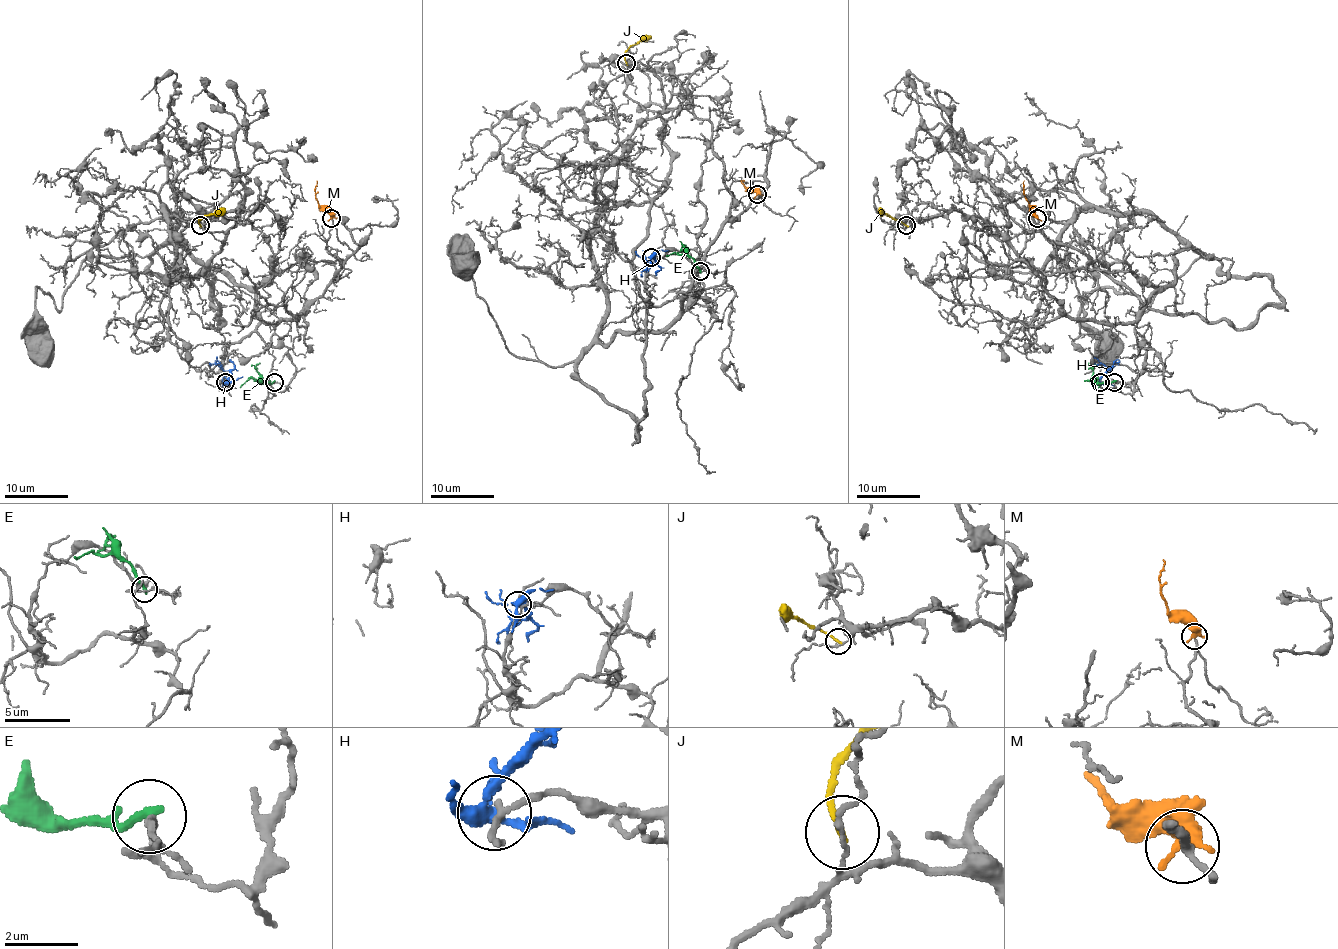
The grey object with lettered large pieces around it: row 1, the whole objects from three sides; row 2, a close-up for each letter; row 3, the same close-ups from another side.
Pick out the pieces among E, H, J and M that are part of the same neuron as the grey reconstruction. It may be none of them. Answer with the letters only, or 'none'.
M

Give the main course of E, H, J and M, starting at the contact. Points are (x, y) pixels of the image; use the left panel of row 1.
E: (274, 381), (265, 383), (252, 378), (239, 388)
H: (225, 383), (228, 372), (216, 359), (217, 356)
J: (200, 225), (206, 214), (225, 211)
M: (331, 217), (315, 197), (317, 181)

